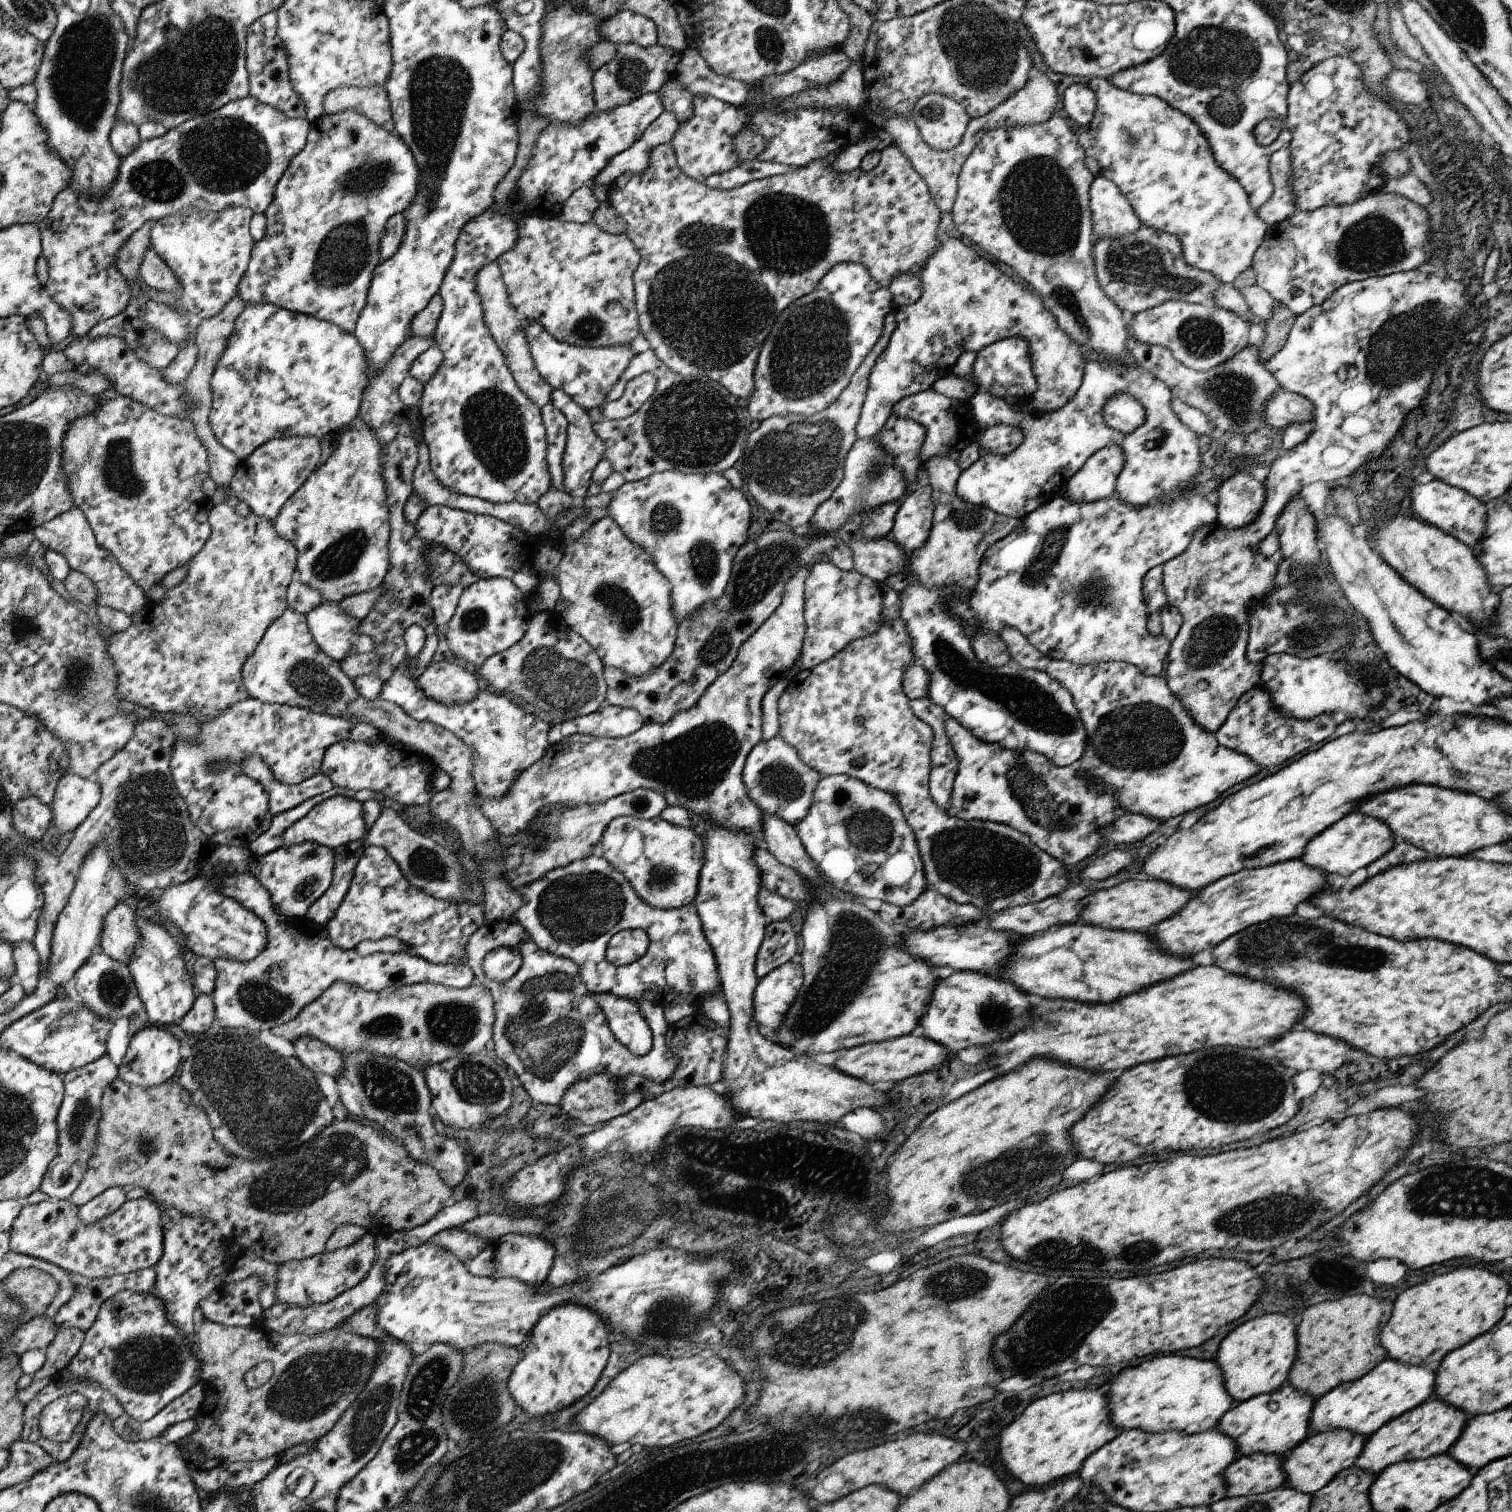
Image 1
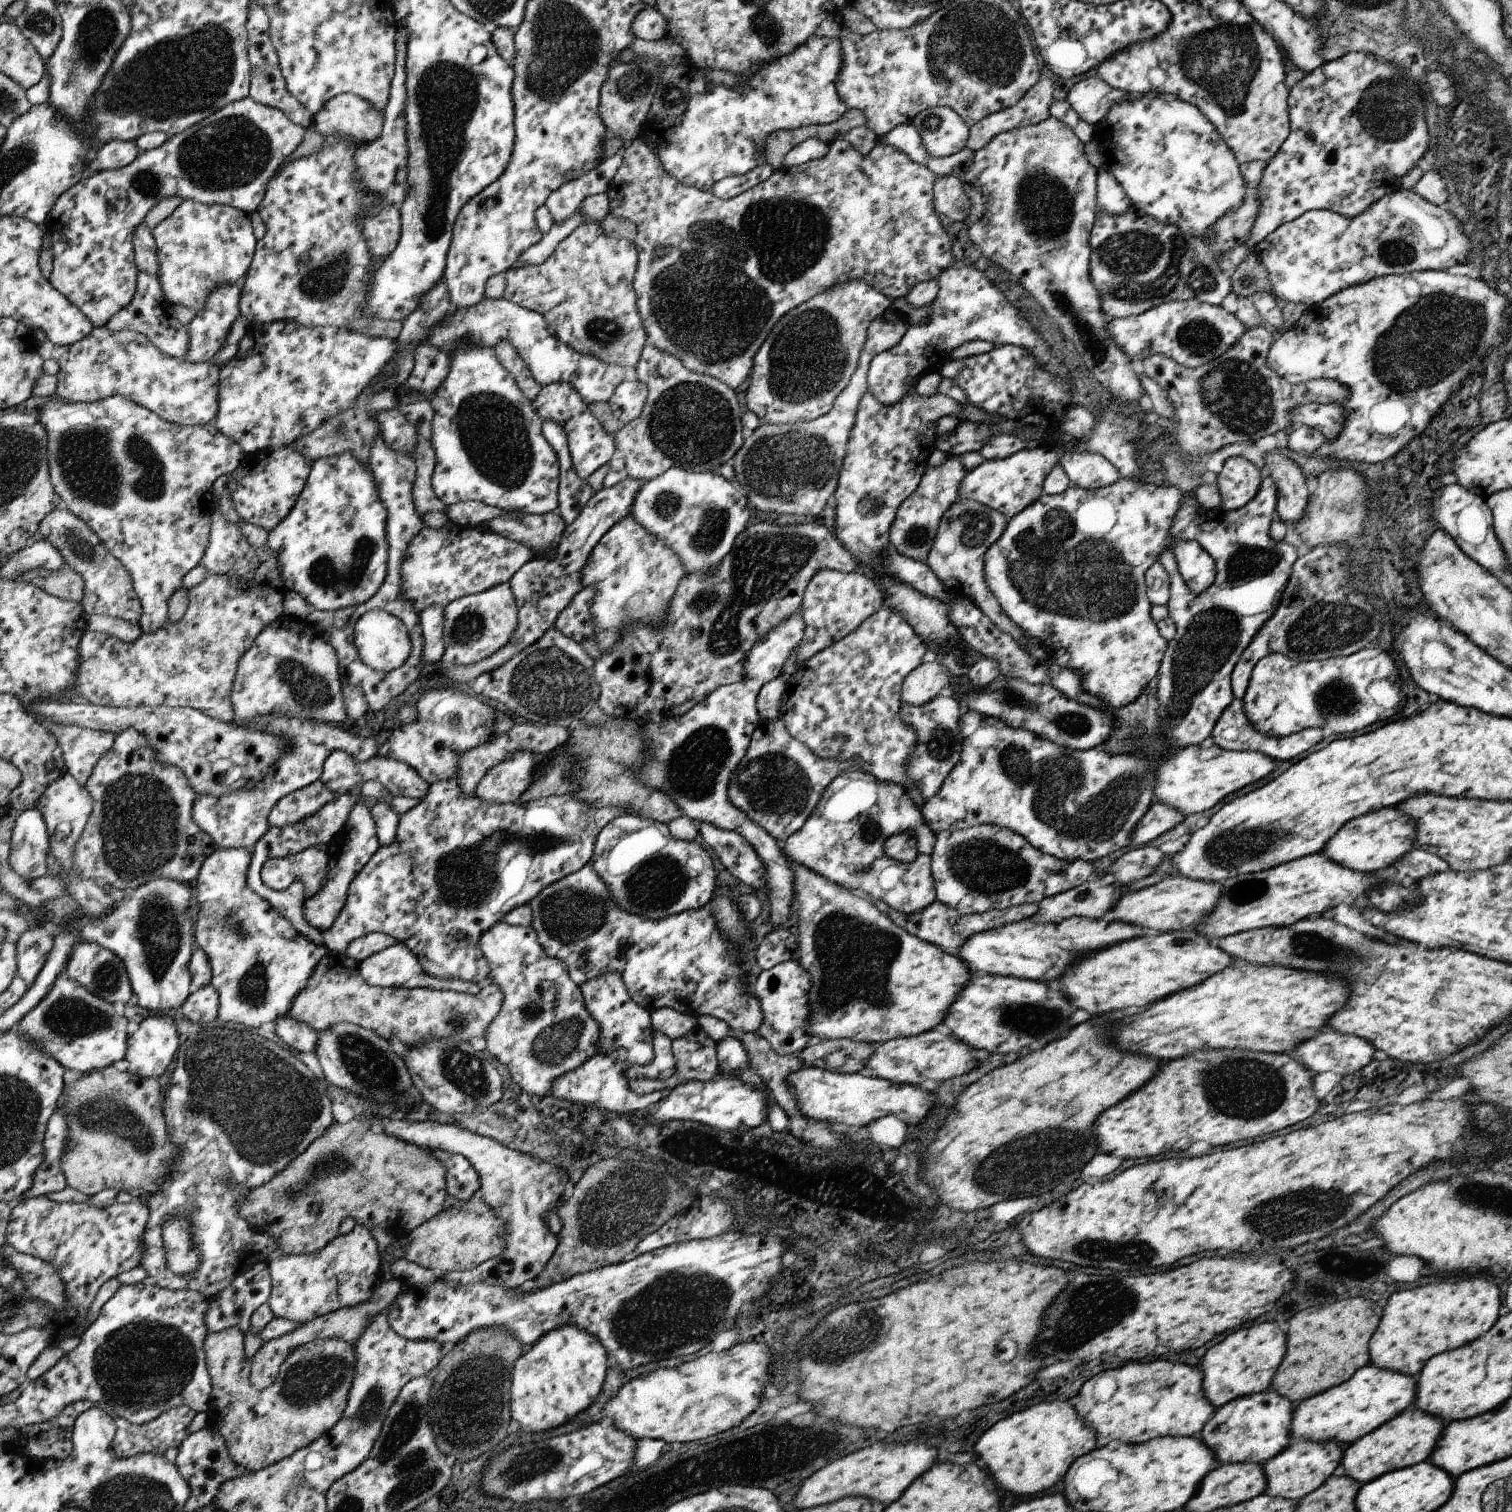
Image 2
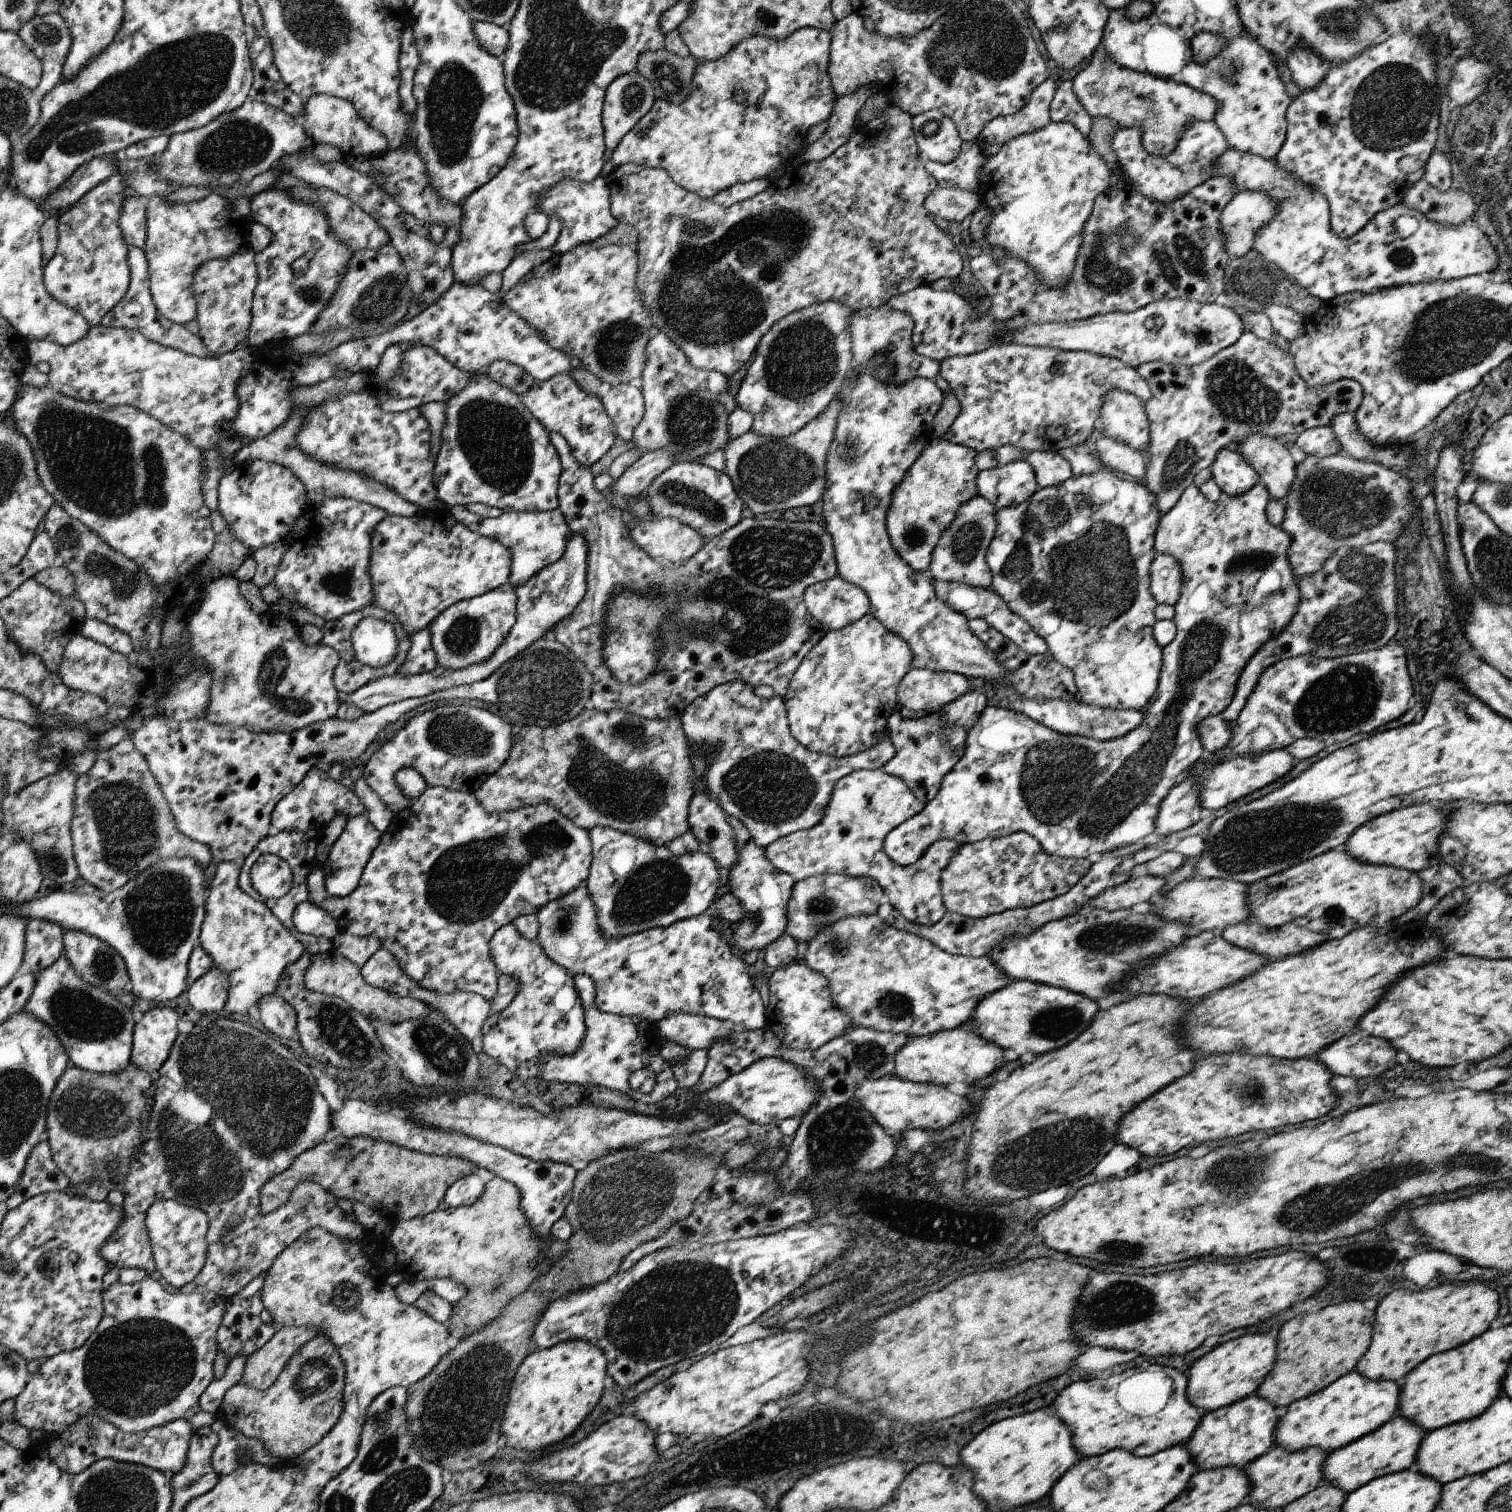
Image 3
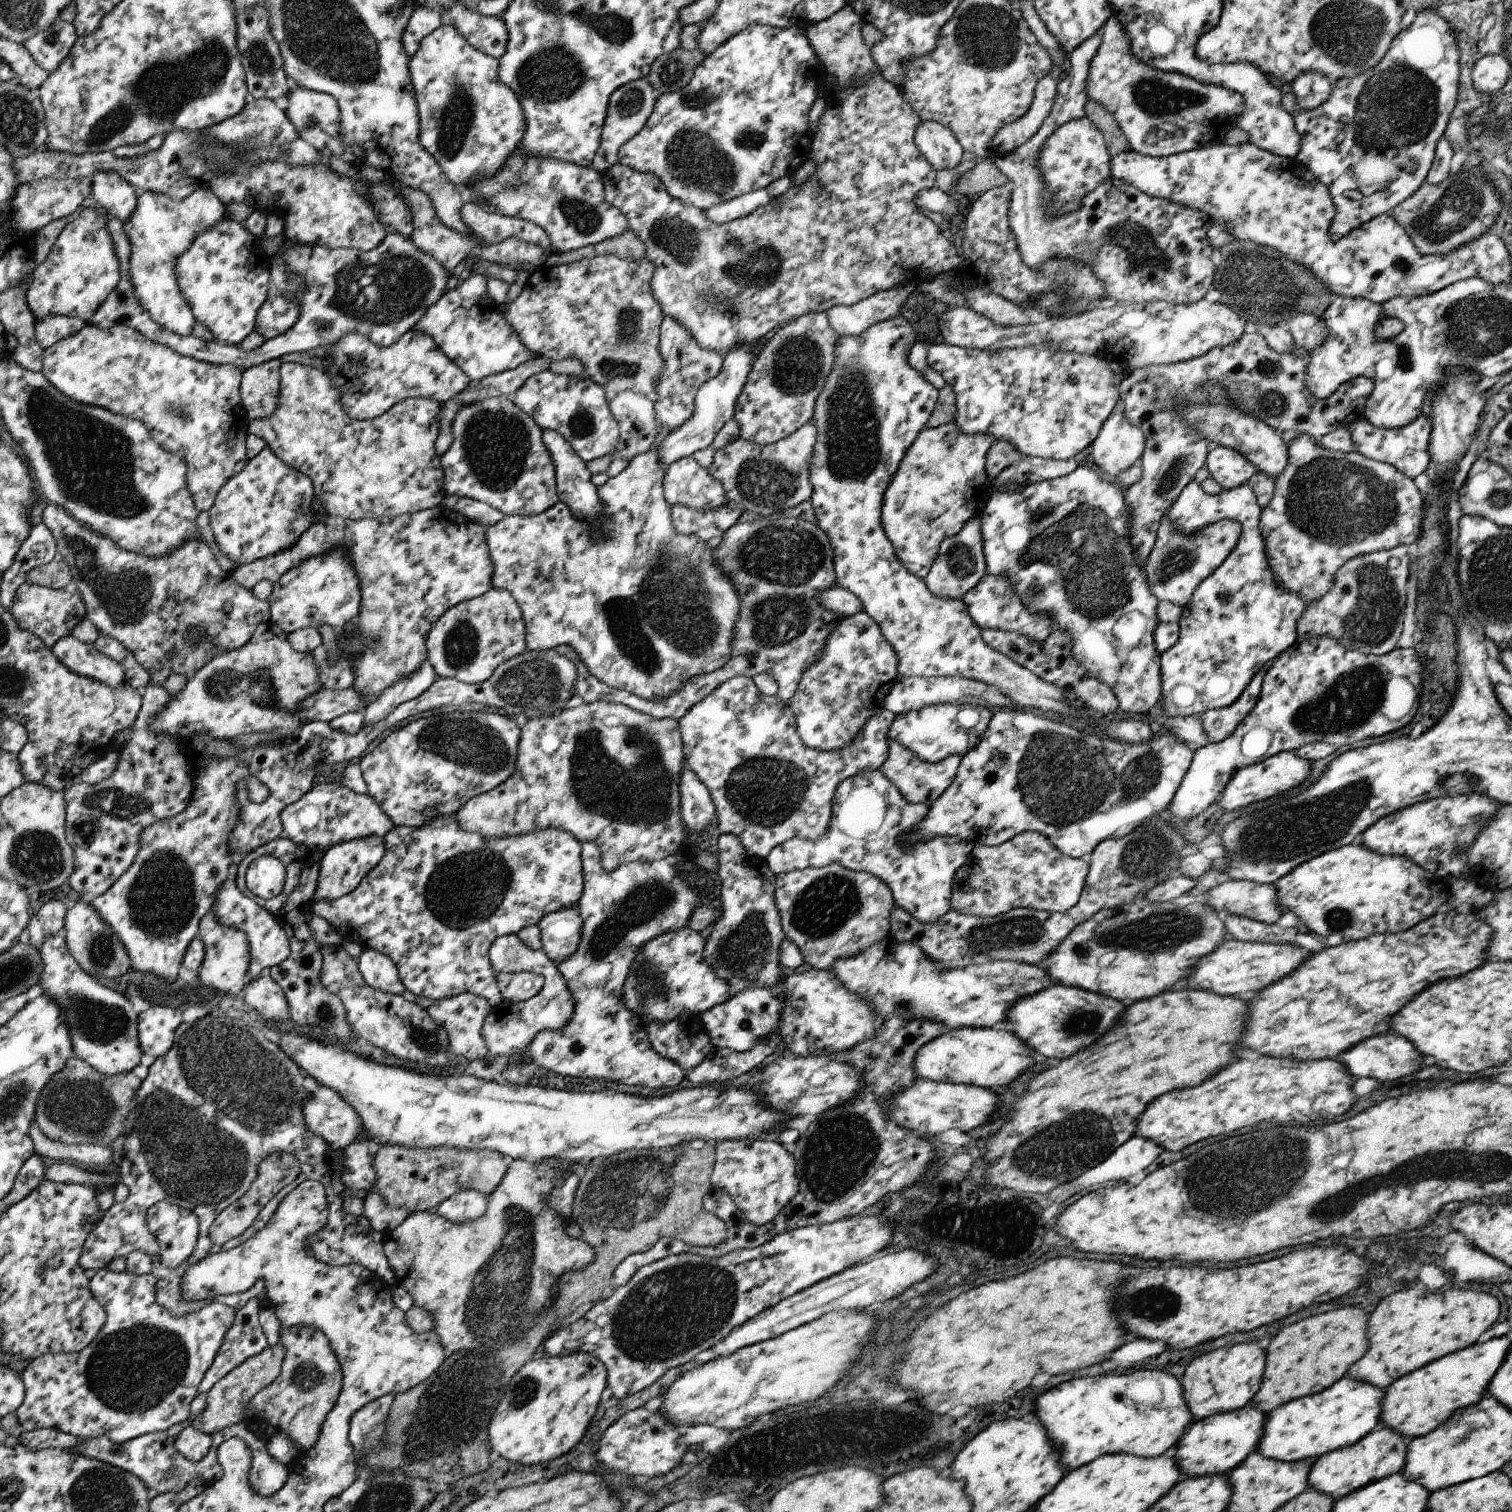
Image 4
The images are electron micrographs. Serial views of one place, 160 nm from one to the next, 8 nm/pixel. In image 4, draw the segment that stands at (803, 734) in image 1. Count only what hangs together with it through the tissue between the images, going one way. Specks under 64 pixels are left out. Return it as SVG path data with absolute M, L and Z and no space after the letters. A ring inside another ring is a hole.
M861 610L841 619L841 622L826 636L826 644L819 660L804 671L794 696L789 699L796 730L802 742L812 749L824 751L837 750L849 744L870 716L883 709L884 698L889 689L899 680L896 666L893 649L883 638L879 627L870 615ZM1023 831L1016 834L1008 841L1002 842L1000 845L974 845L973 852L968 855L965 862L955 871L955 876L951 881L951 894L950 894L950 908L954 911L960 912L964 915L975 915L978 917L994 917L995 915L1003 914L1012 908L1025 907L1030 909L1037 909L1040 911L1049 911L1062 913L1068 908L1071 908L1079 898L1081 890L1083 890L1084 880L1088 871L1087 860L1081 860L1081 858L1071 858L1067 855L1061 854L1043 834L1035 831Z

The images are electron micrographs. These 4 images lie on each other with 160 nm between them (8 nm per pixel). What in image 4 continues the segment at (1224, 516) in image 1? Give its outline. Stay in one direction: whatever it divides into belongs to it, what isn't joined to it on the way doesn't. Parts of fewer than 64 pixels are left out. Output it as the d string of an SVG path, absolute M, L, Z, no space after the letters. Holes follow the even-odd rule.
M1211 445L1205 468L1209 477L1225 490L1246 483L1256 473L1254 466L1241 453L1221 445Z

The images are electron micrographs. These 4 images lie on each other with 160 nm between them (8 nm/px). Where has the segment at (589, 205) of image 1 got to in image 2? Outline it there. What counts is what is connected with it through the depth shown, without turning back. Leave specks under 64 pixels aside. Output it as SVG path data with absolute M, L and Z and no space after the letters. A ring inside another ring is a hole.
M573 213L567 220L560 223L553 223L553 226L544 234L539 242L526 248L519 256L518 260L511 266L518 269L527 265L540 265L552 255L556 245L561 242L573 229L582 222L582 215Z

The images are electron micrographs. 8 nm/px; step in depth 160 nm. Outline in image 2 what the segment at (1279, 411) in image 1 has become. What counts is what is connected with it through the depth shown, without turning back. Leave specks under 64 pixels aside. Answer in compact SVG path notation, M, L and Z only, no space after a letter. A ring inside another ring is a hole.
M1337 403L1306 404L1291 411L1291 427L1307 425L1318 430L1325 441L1334 441L1343 430L1344 410Z

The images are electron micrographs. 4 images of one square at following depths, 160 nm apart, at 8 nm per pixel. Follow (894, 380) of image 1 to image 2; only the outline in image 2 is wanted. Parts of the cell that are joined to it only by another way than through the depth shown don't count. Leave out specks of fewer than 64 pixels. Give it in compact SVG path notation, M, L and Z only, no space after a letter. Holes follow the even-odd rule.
M955 261L953 265L942 270L935 280L938 284L938 291L930 304L932 313L929 322L924 325L908 326L901 340L893 348L876 354L870 361L869 372L866 374L867 391L880 403L890 405L897 402L905 393L913 390L913 386L915 386L912 383L913 380L918 382L924 374L939 374L942 364L951 359L950 350L972 340L989 341L995 346L1004 344L1022 346L1034 356L1036 363L1041 365L1042 369L1049 371L1051 374L1065 377L1074 388L1073 379L1064 366L1059 366L1059 359L1049 354L1048 345L1043 343L1040 336L1035 334L1033 327L1021 318L1019 310L1005 300L1003 293L996 290L981 271L976 270L972 265L966 265L964 261Z

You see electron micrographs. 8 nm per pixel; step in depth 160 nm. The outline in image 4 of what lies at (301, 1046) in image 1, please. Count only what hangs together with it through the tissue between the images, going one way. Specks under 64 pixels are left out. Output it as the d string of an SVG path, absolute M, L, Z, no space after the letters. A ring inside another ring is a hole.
M261 972L256 979L248 980L242 986L241 992L243 992L244 1004L257 1011L263 1020L267 1020L268 1023L281 1021L283 1024L287 1020L288 1006L283 991L266 972Z

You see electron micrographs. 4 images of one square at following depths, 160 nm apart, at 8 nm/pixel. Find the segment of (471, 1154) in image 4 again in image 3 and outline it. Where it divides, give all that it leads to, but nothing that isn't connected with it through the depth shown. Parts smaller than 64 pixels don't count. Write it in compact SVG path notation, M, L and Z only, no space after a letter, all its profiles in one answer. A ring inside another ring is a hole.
M334 1133L327 1140L315 1145L313 1149L307 1149L305 1153L297 1158L289 1169L271 1177L265 1185L262 1186L258 1194L258 1207L261 1214L271 1212L279 1208L291 1196L291 1190L301 1180L310 1180L317 1182L325 1194L331 1194L336 1200L346 1198L350 1202L359 1201L370 1206L380 1217L390 1226L399 1221L406 1221L415 1217L424 1217L433 1212L436 1208L442 1206L442 1198L445 1192L463 1177L473 1174L476 1168L475 1163L469 1159L461 1157L447 1157L428 1155L412 1151L403 1147L398 1147L386 1142L374 1141L365 1137L347 1138L341 1134Z

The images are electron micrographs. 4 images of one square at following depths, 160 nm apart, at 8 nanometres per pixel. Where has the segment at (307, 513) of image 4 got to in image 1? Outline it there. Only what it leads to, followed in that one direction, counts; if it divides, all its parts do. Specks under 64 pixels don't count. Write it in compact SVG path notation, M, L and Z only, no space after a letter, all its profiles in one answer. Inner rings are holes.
M315 437L271 439L258 446L245 461L238 463L230 480L230 489L238 501L247 504L249 512L272 522L285 502L305 484L307 477L317 468L321 456L322 448Z

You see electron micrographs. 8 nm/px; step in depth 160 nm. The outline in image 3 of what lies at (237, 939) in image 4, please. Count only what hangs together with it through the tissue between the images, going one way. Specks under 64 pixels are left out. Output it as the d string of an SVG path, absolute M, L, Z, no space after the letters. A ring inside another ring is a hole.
M212 964L203 976L191 982L186 990L186 997L191 1008L200 1014L221 1013L226 1003L227 991L227 973L222 973Z

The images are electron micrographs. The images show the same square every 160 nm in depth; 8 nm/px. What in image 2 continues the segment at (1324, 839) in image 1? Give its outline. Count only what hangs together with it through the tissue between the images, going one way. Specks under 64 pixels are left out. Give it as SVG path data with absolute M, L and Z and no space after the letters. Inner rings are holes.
M1385 807L1347 821L1326 842L1321 852L1341 866L1360 873L1375 874L1391 866L1399 857L1413 849L1415 837L1415 821L1396 807Z

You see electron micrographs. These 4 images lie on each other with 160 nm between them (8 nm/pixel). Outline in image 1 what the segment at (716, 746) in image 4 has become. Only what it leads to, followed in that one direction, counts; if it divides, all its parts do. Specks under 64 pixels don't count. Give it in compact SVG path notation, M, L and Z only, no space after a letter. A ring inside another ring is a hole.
M779 734L760 740L746 756L742 768L747 798L765 815L776 815L793 827L808 813L812 792L820 778L820 774L813 767L807 766Z

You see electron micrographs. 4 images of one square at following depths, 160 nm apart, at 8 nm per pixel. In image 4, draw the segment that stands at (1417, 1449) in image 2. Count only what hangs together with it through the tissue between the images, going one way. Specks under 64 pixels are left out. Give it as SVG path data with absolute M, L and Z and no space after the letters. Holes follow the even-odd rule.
M1379 1426L1363 1435L1355 1444L1314 1459L1306 1474L1306 1484L1317 1493L1323 1493L1336 1501L1366 1484L1399 1473L1405 1462L1406 1444L1406 1438L1399 1433Z

